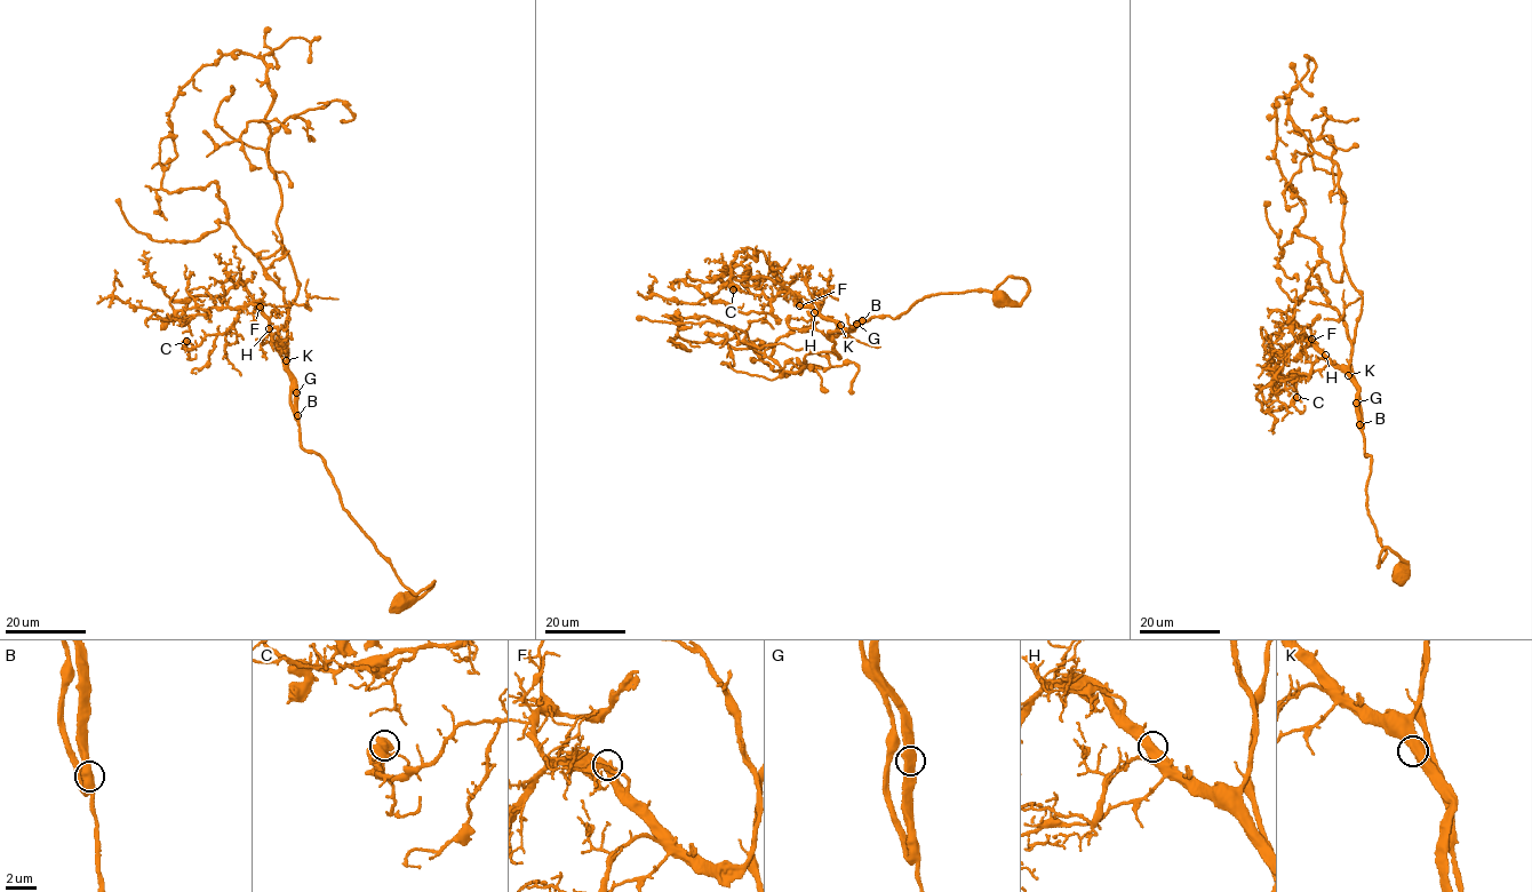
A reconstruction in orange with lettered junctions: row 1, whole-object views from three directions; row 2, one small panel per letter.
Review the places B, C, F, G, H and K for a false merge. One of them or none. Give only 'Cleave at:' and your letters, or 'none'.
Cleave at: none

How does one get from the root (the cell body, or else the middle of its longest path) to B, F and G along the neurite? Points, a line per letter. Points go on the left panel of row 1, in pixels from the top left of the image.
B: (399, 602), (405, 606), (433, 582), (415, 594), (401, 583), (342, 506), (325, 461), (302, 447), (297, 415)
F: (399, 602), (433, 582), (415, 594), (401, 583), (342, 506), (325, 461), (302, 447), (296, 382), (260, 307)
G: (399, 602), (405, 606), (433, 582), (415, 594), (401, 583), (343, 508), (325, 461), (302, 447), (296, 392)

